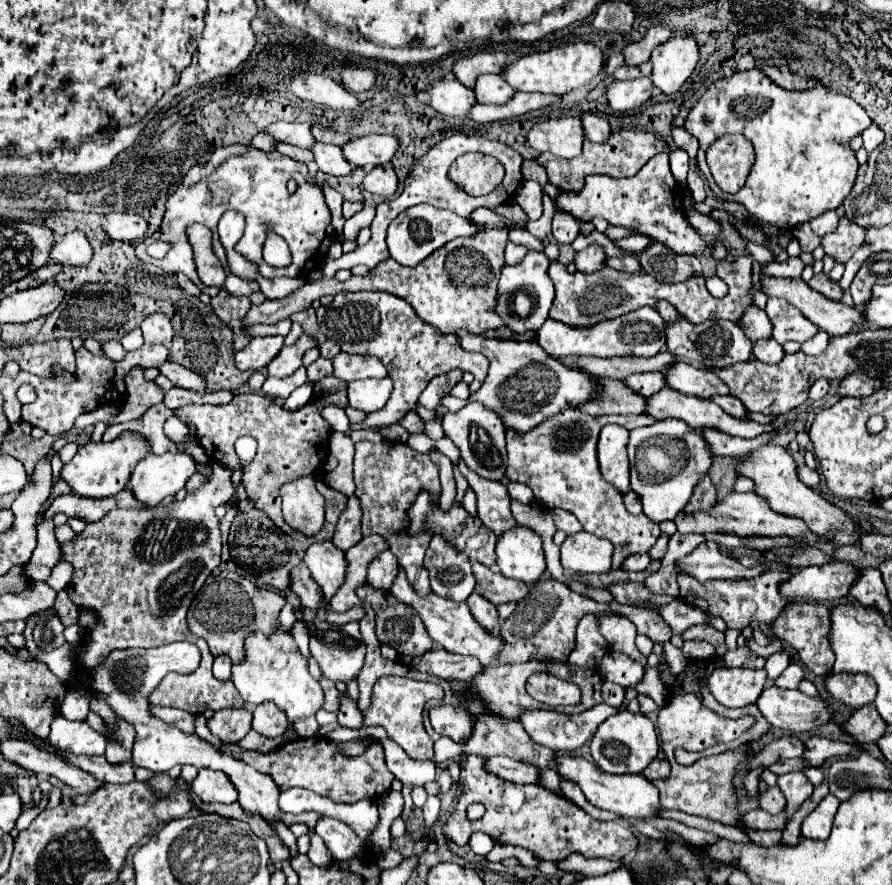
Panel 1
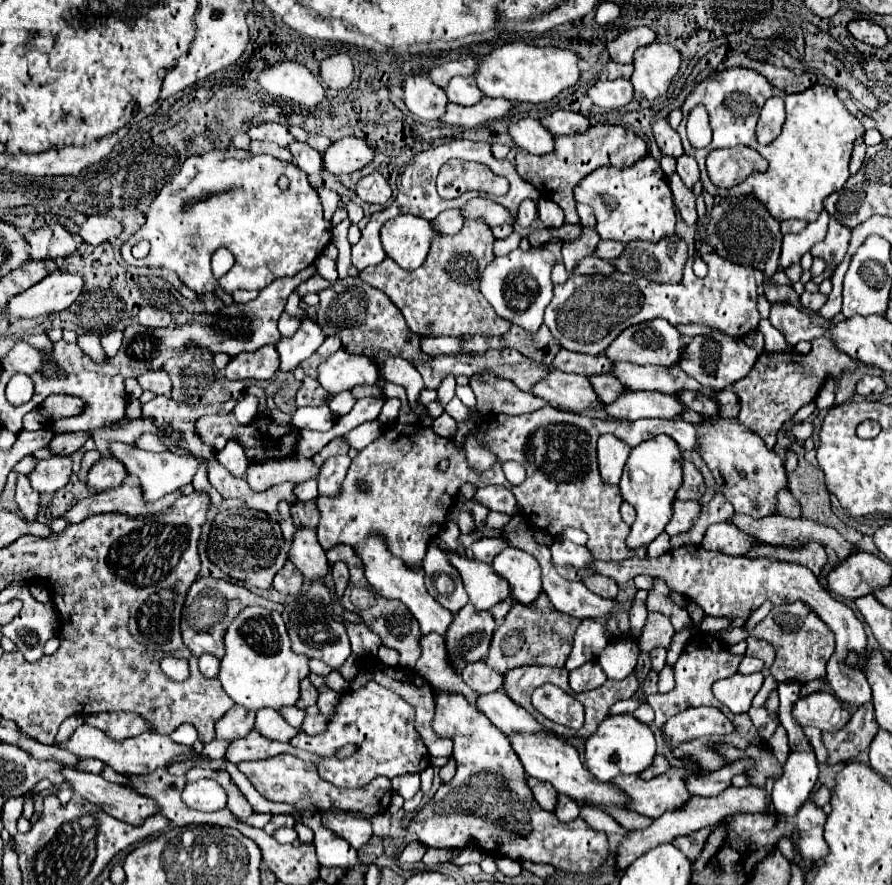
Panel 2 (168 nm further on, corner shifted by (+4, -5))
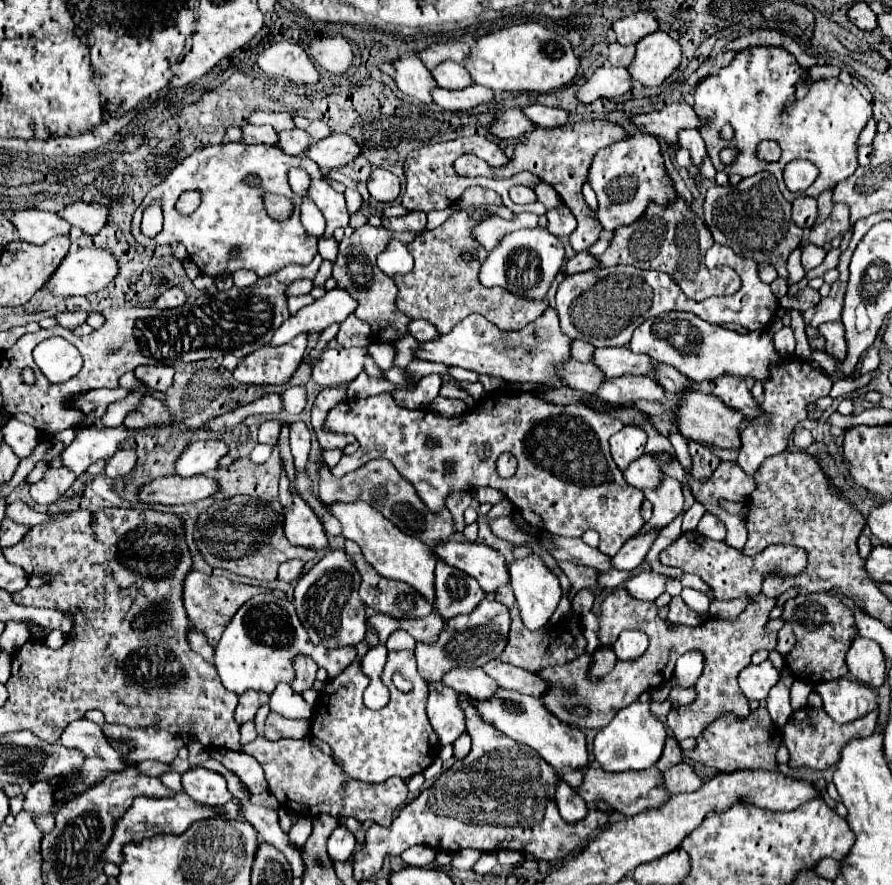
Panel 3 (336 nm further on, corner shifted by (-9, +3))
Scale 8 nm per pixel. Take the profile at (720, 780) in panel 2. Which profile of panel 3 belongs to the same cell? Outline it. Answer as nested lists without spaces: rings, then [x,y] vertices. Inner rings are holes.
[[[680,762],[664,772],[664,784],[672,794],[678,792],[694,792],[704,784],[704,778],[696,774],[696,770],[688,762]]]

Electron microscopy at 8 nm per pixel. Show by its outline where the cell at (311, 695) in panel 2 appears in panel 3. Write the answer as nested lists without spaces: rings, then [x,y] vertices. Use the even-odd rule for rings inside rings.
[[[298,656],[294,660],[294,668],[296,668],[296,678],[294,678],[294,682],[290,686],[292,686],[294,692],[302,694],[302,692],[310,690],[312,684],[316,682],[316,670],[318,670],[318,666],[316,666],[316,662],[312,658]]]

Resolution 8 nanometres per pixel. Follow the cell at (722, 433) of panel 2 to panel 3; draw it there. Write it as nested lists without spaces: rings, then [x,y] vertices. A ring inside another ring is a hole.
[[[698,386],[690,390],[682,400],[678,400],[678,414],[676,422],[680,428],[680,434],[688,440],[700,442],[704,446],[714,446],[722,450],[738,450],[740,448],[740,426],[744,424],[742,414],[736,414],[736,410],[730,410],[720,398],[714,398],[710,392],[702,392]]]

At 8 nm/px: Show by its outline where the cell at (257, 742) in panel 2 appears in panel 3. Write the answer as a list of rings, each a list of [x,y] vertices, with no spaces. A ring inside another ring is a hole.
[[[214,748],[210,750],[210,756],[220,760],[232,772],[236,772],[236,776],[250,788],[250,794],[260,794],[268,788],[264,780],[264,772],[252,756],[244,752],[228,752],[228,750],[214,750]]]

